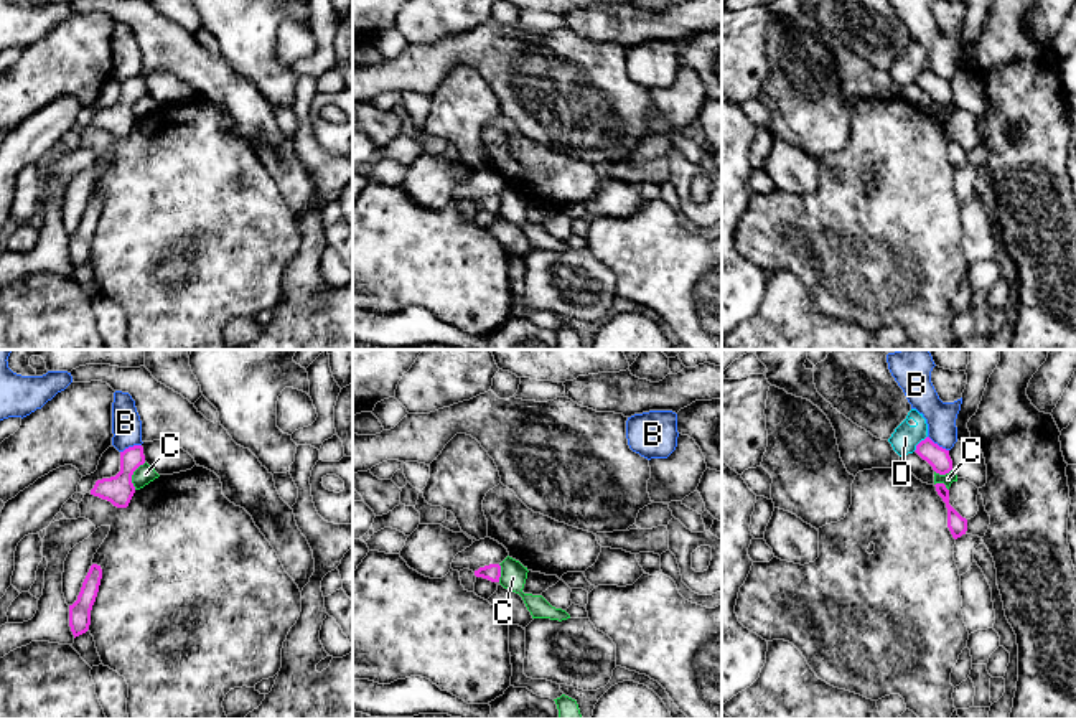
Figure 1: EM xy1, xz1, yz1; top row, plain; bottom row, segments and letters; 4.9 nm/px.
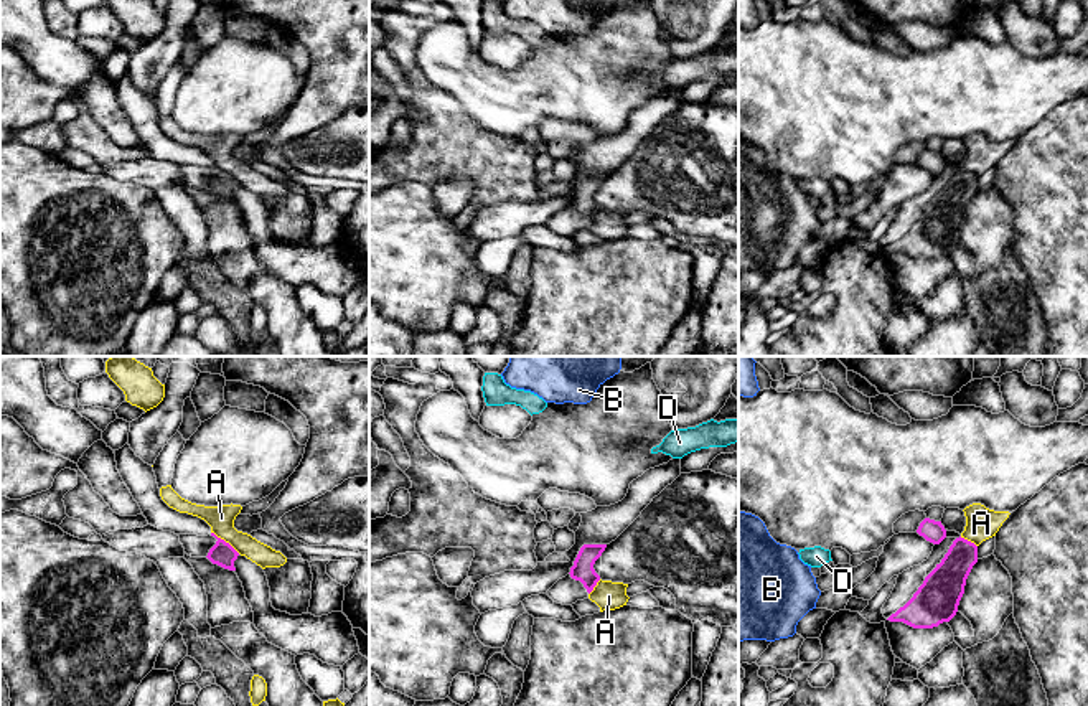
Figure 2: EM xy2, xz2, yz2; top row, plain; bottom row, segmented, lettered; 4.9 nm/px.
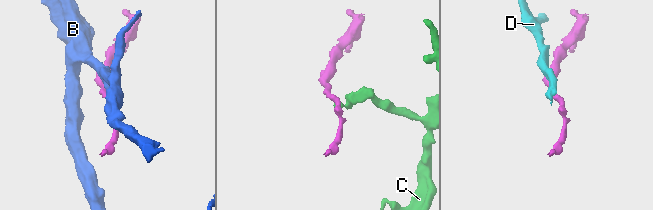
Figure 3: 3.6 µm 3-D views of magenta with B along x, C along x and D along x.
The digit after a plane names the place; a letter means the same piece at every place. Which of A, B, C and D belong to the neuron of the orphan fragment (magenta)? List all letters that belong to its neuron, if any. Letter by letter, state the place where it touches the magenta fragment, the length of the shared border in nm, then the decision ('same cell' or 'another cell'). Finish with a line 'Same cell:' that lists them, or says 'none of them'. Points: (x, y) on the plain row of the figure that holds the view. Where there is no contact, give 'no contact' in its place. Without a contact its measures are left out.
A: xy2 (225, 172) | 180 nm | another cell
B: xy1 (130, 78) | 110 nm | another cell
C: xy1 (132, 104) | 150 nm | another cell
D: yz1 (918, 75) | 100 nm | another cell
Same cell: none of them

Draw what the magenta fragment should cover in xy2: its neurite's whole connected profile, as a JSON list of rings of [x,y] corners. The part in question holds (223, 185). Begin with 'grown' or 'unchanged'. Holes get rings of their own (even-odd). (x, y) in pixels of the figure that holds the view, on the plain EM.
grown; [[[214,163],[208,167],[198,165],[178,165],[185,183],[191,188],[208,188],[213,195],[224,200],[236,201],[234,191],[239,183],[224,170],[218,168]]]

